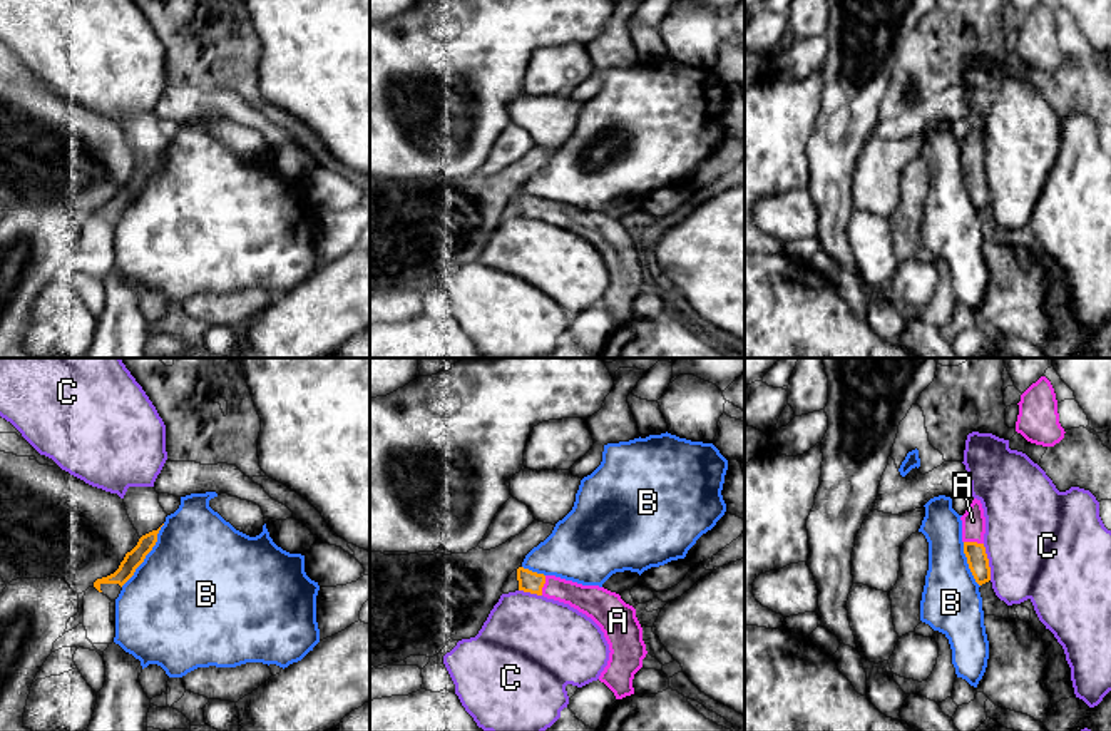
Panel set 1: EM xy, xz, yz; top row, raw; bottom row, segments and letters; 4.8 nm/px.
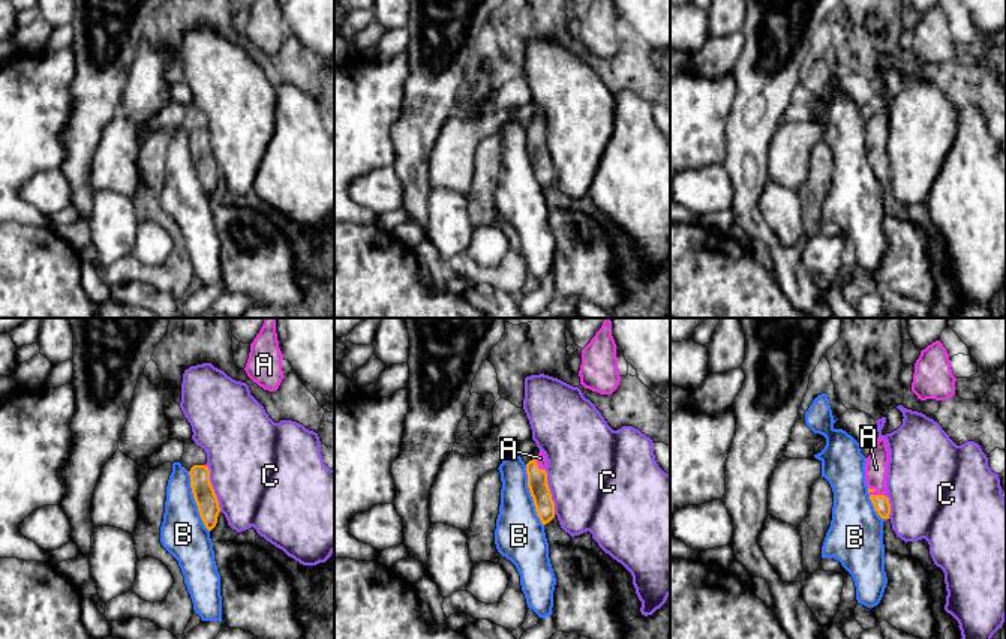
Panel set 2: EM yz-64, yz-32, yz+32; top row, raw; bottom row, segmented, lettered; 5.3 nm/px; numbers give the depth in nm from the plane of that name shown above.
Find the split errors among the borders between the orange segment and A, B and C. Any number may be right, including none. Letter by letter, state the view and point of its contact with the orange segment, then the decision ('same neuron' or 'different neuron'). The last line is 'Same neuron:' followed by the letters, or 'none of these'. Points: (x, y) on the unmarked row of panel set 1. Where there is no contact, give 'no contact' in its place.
A: contact xz (542, 211); same neuron
B: contact xy (146, 179); different neuron
C: contact yz (988, 188); different neuron
Same neuron: A

